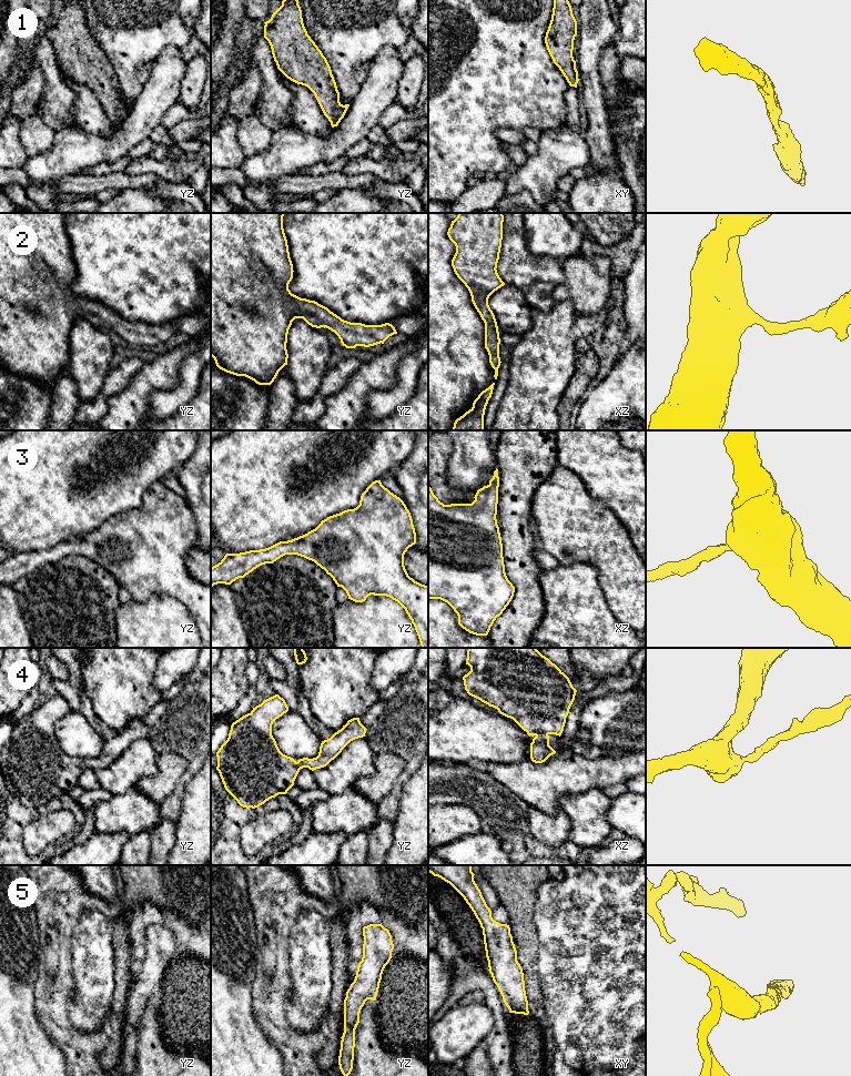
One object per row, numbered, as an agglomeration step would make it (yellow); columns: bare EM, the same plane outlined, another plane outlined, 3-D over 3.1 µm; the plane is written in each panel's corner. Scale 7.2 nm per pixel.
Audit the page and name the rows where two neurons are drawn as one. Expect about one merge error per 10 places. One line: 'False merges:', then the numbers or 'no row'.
False merges: no row

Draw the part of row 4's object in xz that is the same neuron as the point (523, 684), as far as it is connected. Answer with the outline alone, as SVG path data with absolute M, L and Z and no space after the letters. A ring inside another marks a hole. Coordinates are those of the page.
M468 648L466 664L470 671L463 677L467 693L513 719L527 734L534 735L530 743L530 759L535 763L545 762L556 751L549 745L549 735L561 735L569 709L577 690L569 678L536 648Z

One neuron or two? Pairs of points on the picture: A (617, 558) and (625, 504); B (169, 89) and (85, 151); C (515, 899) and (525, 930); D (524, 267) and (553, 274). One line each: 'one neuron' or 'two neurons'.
A: two neurons
B: one neuron
C: one neuron
D: one neuron

